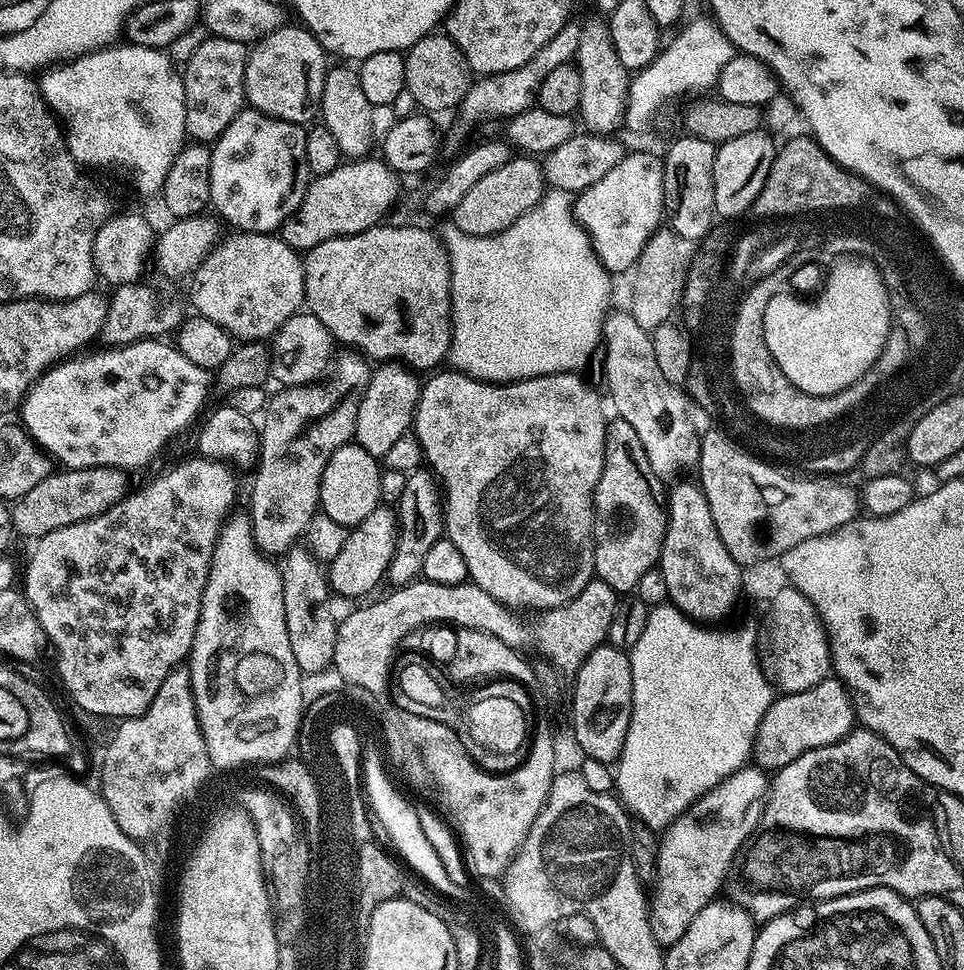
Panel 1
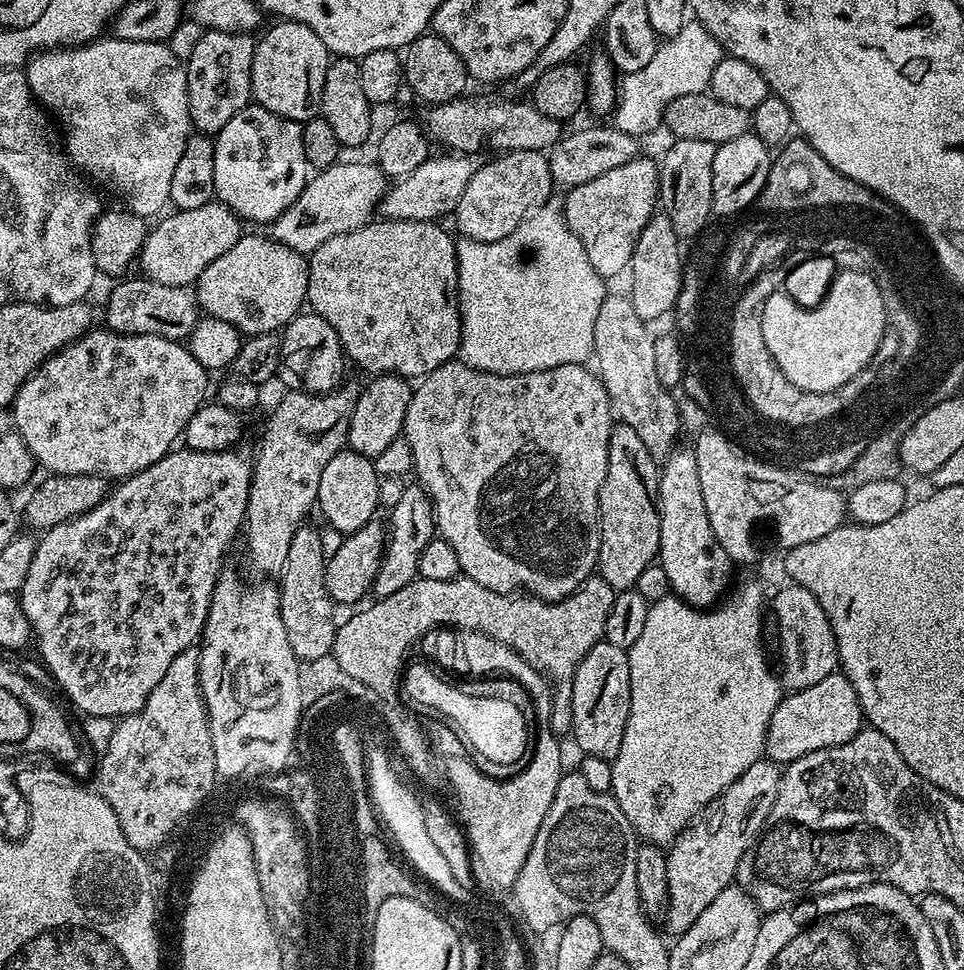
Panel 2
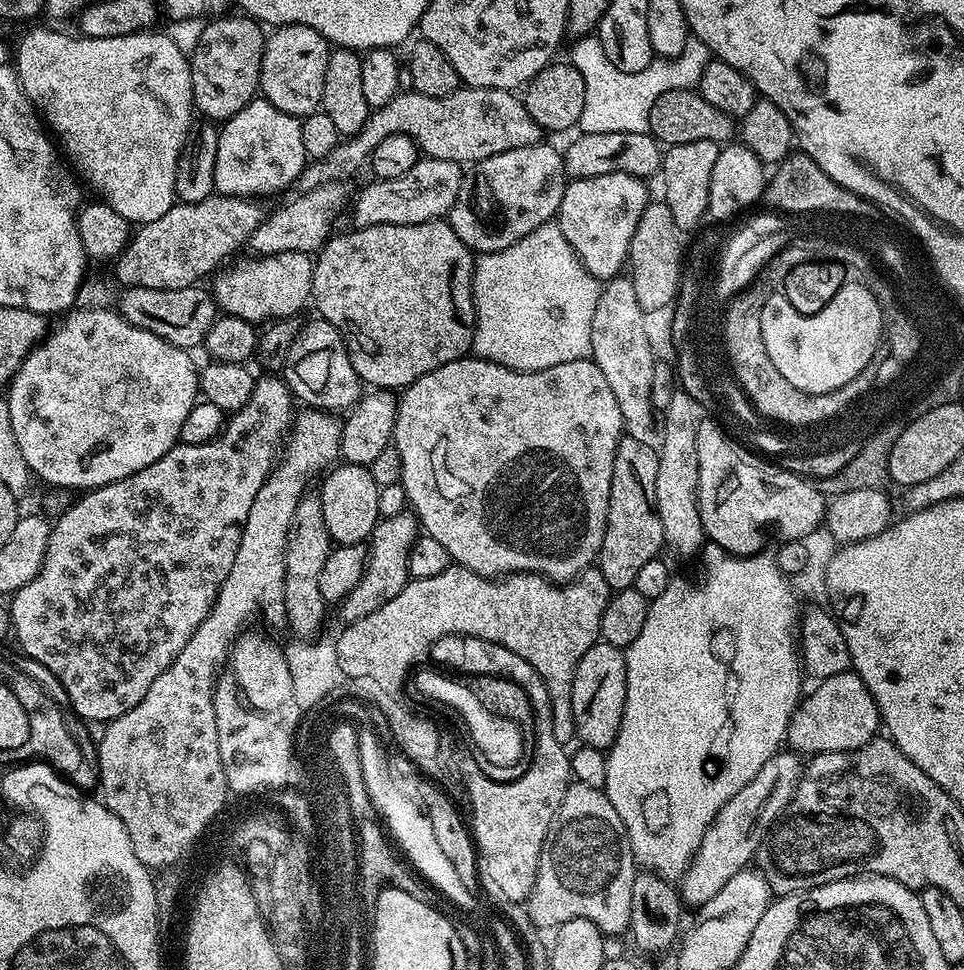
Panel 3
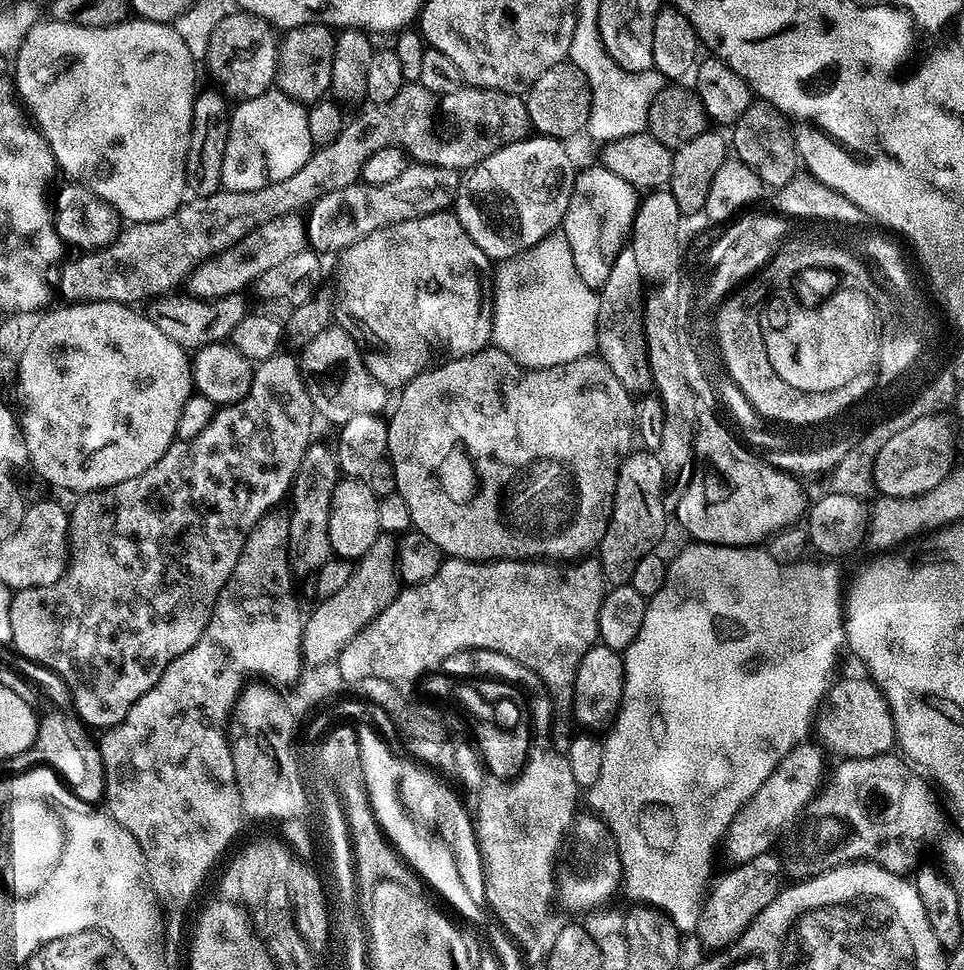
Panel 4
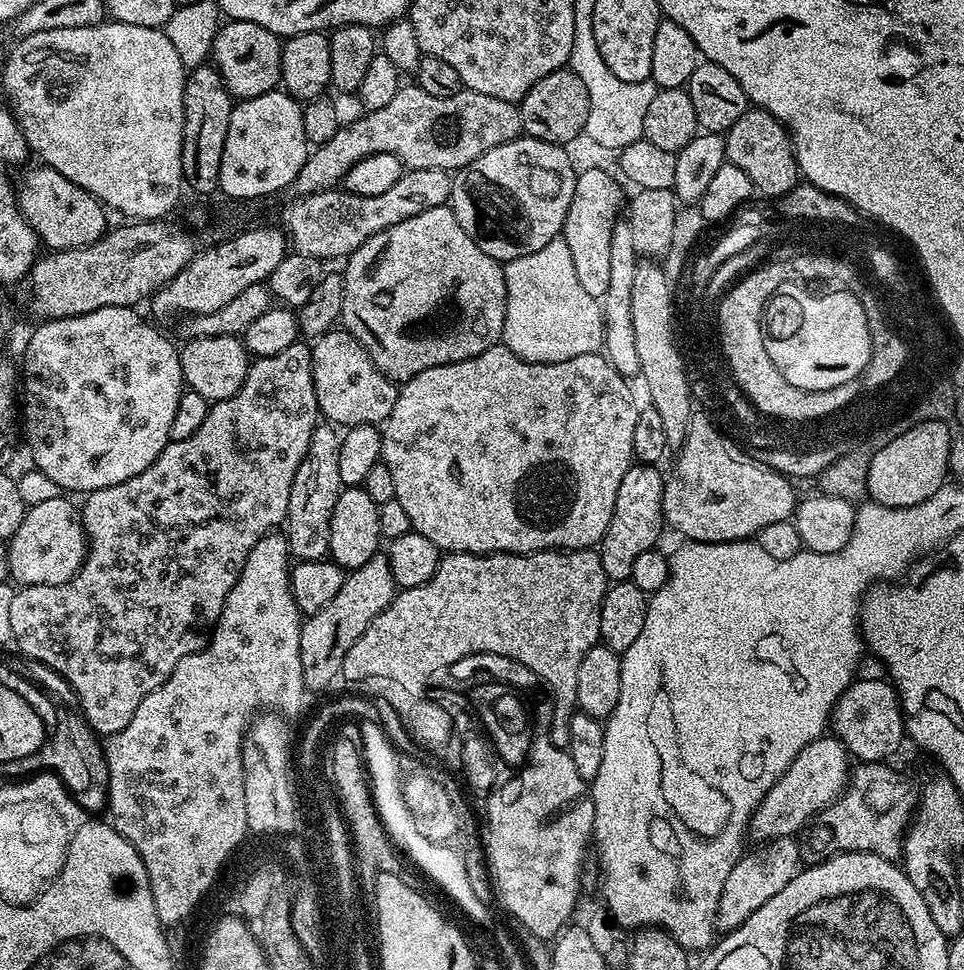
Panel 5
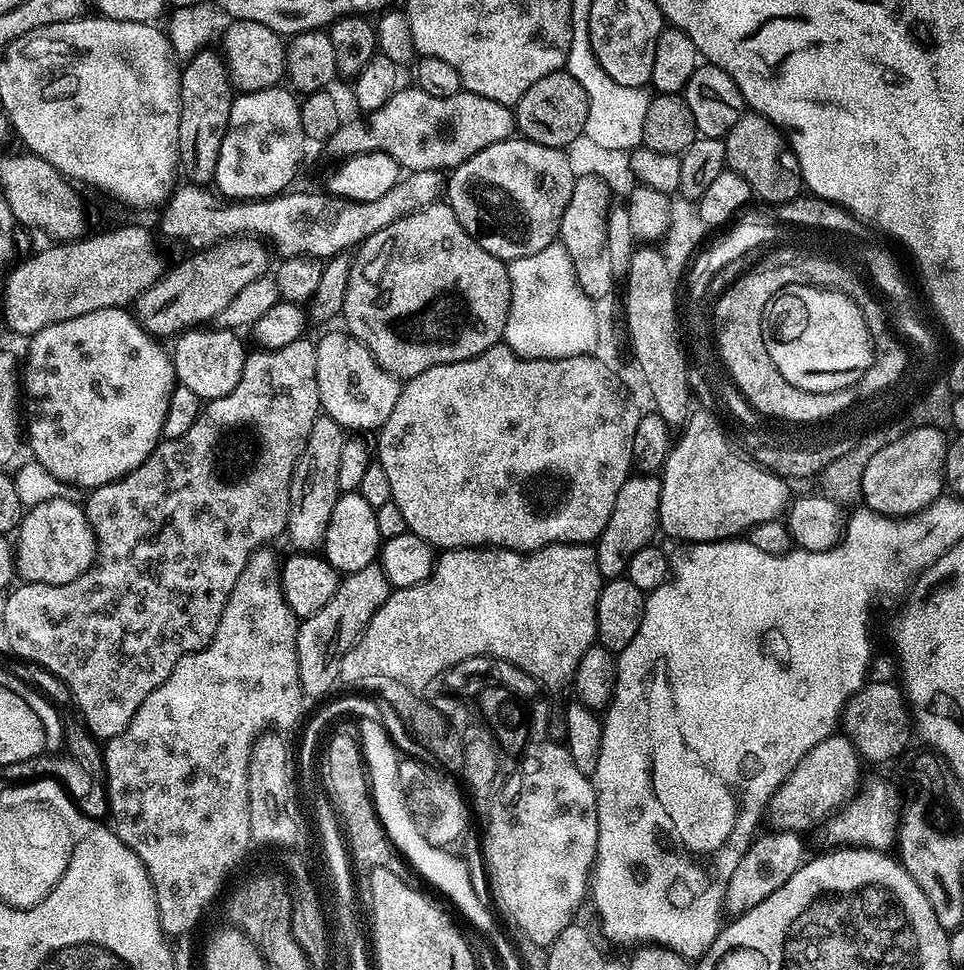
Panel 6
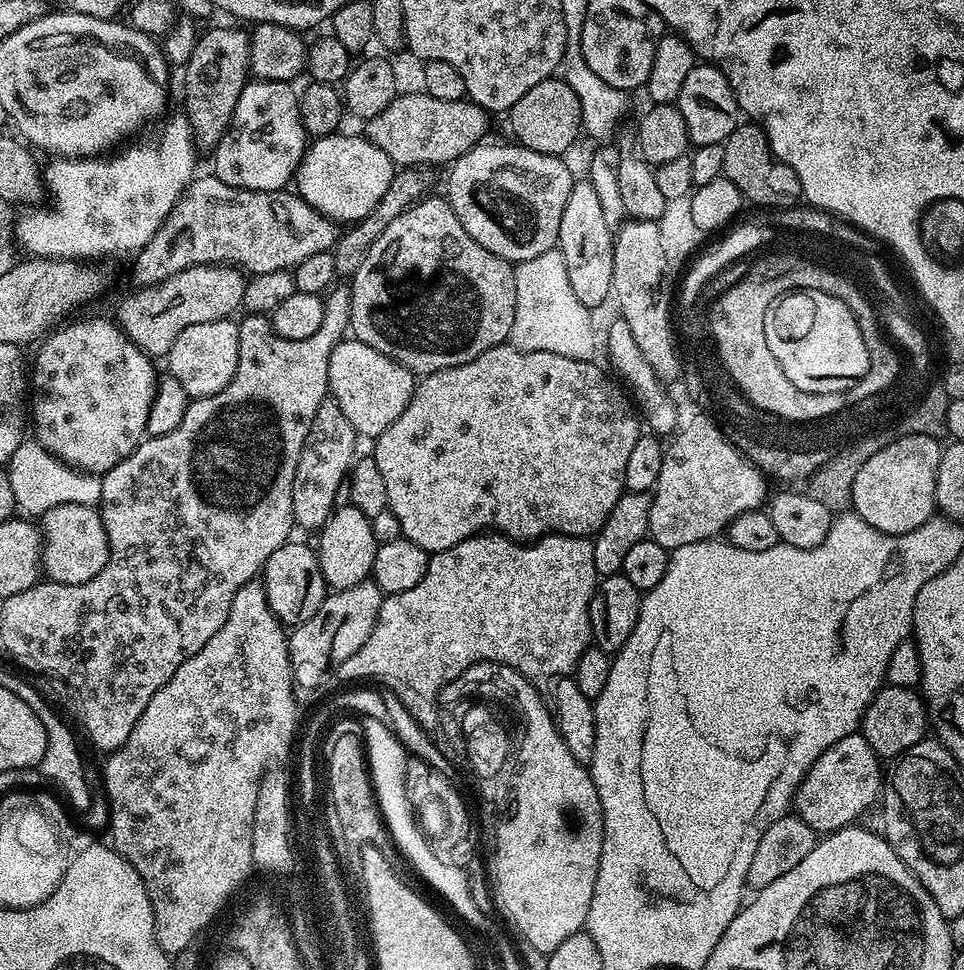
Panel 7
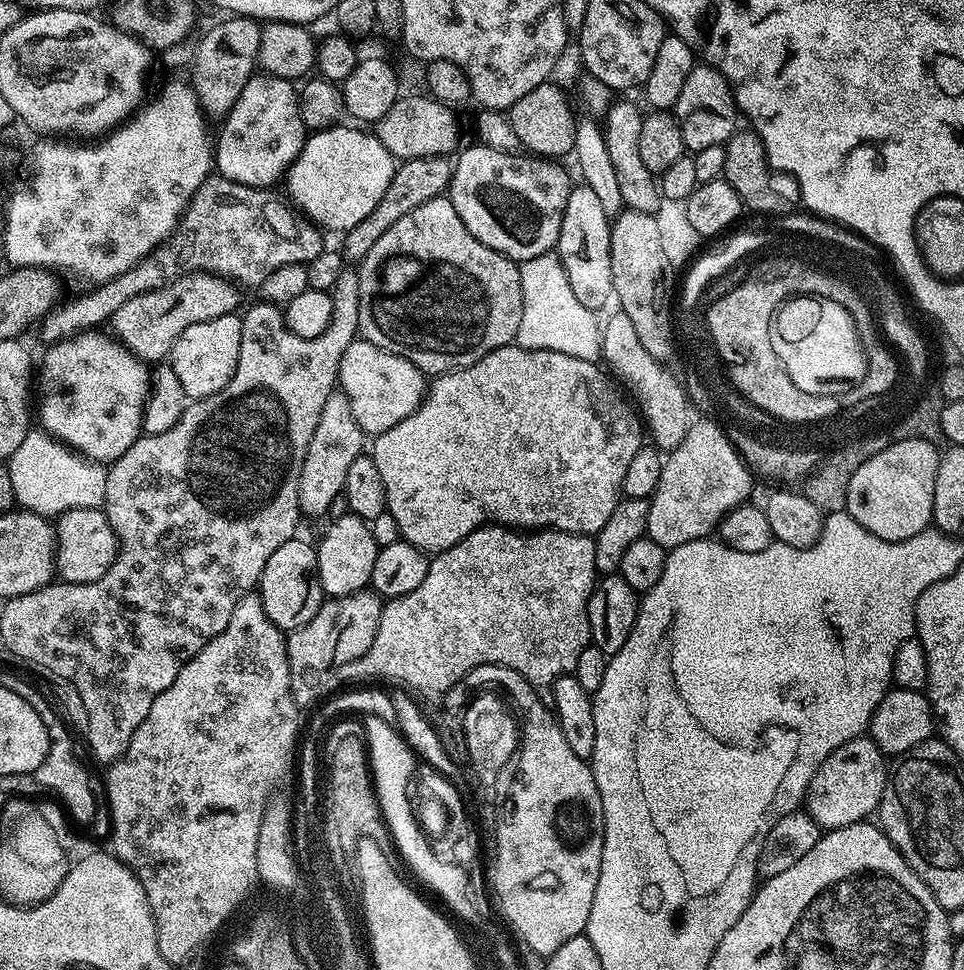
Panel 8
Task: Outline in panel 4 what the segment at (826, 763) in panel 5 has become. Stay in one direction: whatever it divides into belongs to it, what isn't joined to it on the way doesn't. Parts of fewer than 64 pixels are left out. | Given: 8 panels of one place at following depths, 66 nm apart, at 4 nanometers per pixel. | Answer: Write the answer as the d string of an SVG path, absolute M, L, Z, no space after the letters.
M815 743L796 744L790 750L790 754L786 754L782 762L778 762L774 774L770 774L770 778L766 778L760 789L740 807L740 812L732 819L732 824L722 839L723 851L724 848L728 851L733 865L745 864L750 858L769 851L773 847L771 844L775 842L776 835L803 813L804 807L817 795L825 779L823 755L825 756L825 753Z

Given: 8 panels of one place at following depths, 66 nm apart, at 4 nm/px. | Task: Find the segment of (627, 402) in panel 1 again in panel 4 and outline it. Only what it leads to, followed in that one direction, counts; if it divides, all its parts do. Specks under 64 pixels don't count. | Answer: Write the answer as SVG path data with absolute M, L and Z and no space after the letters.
M625 250L618 254L618 258L614 258L614 266L610 266L610 275L598 290L600 301L596 323L596 352L600 359L606 362L606 366L614 370L614 378L618 378L625 391L631 394L644 394L652 388L652 371L648 365L648 341L646 327L644 328L645 305L642 303L642 295L640 296L640 284L644 283L644 275L638 270L638 258L634 258L631 250Z

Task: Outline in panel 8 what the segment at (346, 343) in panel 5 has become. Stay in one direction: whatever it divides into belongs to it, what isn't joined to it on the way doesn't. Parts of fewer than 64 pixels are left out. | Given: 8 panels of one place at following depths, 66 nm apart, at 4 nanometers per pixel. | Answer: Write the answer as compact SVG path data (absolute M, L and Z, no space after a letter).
M357 338L350 342L350 346L346 346L346 354L342 354L338 388L339 391L346 394L346 398L350 398L350 410L354 410L354 418L360 429L365 434L379 434L390 430L390 426L398 426L398 422L402 422L402 418L414 414L416 407L424 401L426 376L418 366L414 366L414 362L410 362L390 350L382 350L378 346L374 346L374 342Z

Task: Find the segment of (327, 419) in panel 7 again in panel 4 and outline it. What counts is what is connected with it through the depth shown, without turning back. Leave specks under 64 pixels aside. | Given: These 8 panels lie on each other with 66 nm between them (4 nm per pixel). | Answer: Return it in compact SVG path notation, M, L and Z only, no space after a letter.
M313 442L308 445L306 454L296 471L296 477L292 479L290 489L290 501L292 500L292 512L287 513L288 517L288 564L297 577L311 577L321 566L333 555L330 546L330 502L333 498L333 492L336 489L338 479L338 469L336 458L331 447L328 448L319 442Z

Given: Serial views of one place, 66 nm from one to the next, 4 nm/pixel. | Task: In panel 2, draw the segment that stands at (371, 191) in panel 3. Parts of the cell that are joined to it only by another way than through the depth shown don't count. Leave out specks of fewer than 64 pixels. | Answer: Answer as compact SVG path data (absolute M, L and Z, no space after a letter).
M444 154L448 156L429 155L418 170L414 170L408 176L401 176L389 187L380 200L379 215L385 220L430 220L439 221L439 216L451 217L458 206L458 198L462 198L462 190L466 190L466 182L478 174L482 163L481 157L476 154Z

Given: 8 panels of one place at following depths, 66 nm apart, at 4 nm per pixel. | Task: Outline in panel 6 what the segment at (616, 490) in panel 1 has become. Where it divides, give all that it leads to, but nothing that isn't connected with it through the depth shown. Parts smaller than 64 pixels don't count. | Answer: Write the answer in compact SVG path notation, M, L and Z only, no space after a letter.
M634 474L618 490L618 498L614 502L614 511L610 514L610 522L606 522L606 530L594 541L598 570L605 580L619 580L627 573L630 558L638 554L647 544L653 543L658 536L660 523L660 476Z

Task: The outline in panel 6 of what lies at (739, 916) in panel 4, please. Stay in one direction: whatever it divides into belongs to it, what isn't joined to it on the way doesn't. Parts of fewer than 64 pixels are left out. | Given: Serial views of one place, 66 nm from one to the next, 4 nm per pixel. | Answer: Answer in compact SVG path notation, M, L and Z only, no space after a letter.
M768 830L768 833L757 835L752 845L746 850L742 862L738 862L734 875L730 878L725 903L729 913L739 914L758 906L762 898L770 898L778 886L785 884L806 859L804 853L805 837L799 832L785 830Z

